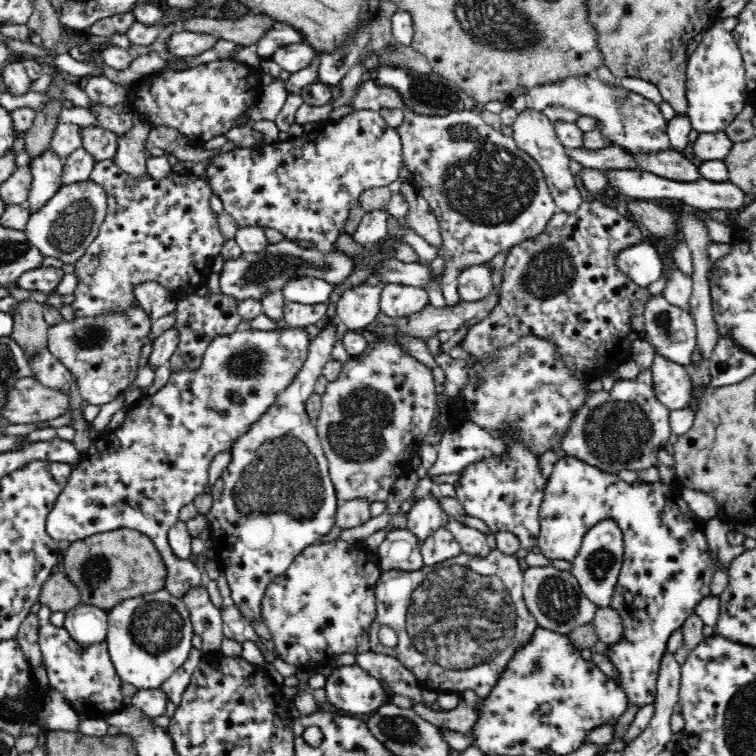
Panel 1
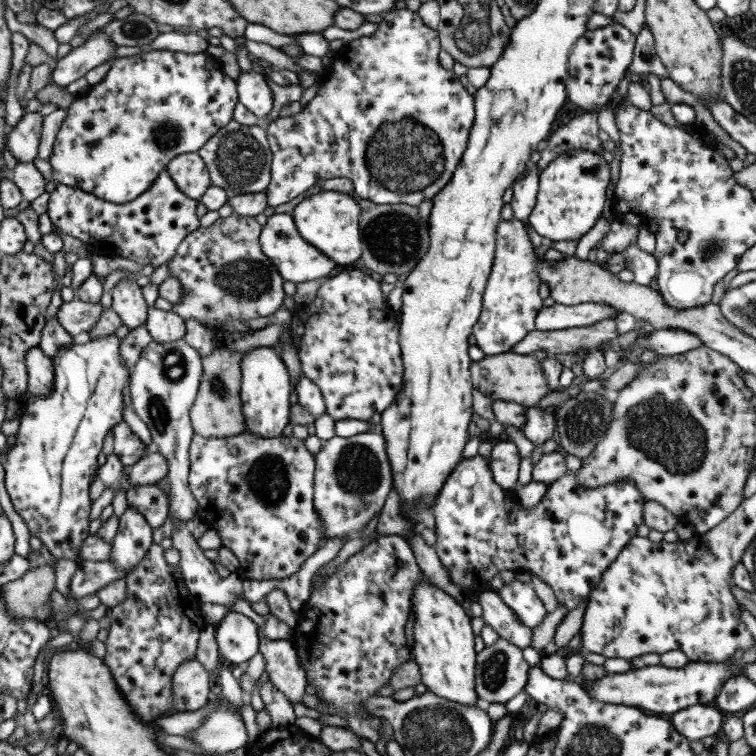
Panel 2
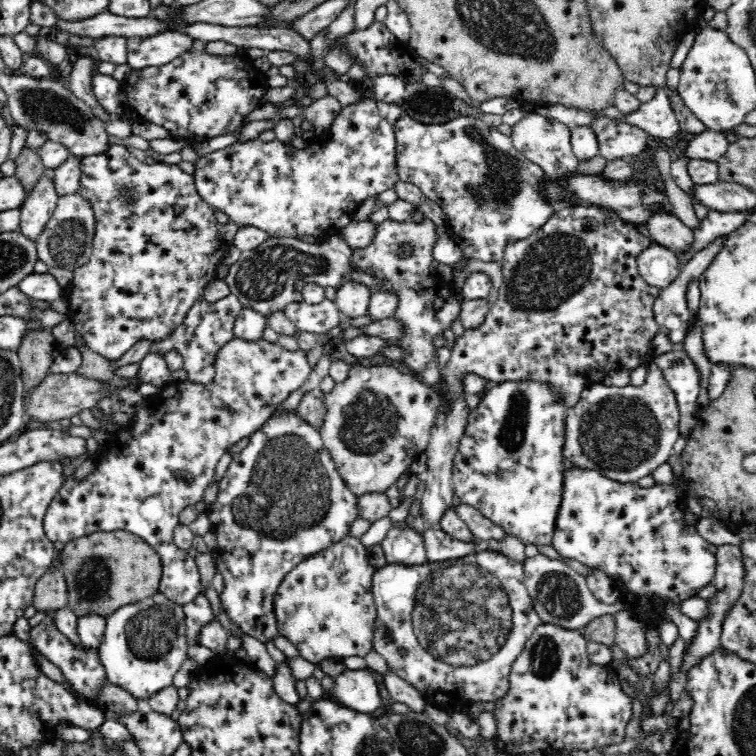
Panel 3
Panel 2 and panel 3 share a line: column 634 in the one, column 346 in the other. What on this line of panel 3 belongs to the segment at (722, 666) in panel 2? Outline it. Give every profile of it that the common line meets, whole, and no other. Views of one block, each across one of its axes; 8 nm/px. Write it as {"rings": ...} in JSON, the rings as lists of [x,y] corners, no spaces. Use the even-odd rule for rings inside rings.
{"rings":[[[346,668],[334,677],[334,687],[330,693],[337,698],[342,707],[366,715],[380,708],[382,702],[378,682],[372,671],[367,668],[359,670]]]}

